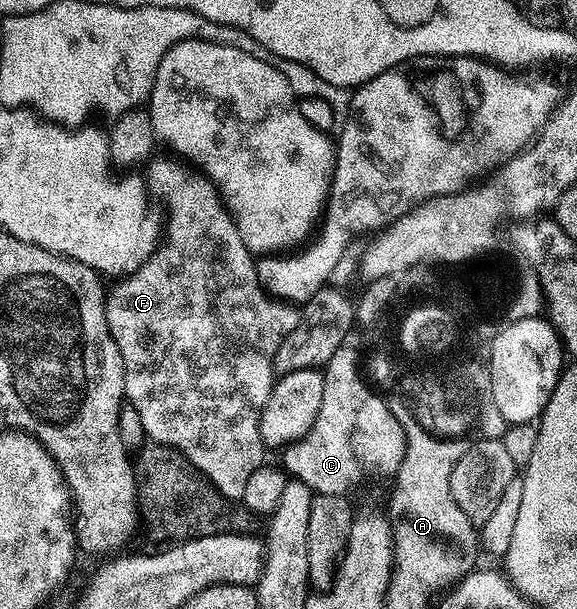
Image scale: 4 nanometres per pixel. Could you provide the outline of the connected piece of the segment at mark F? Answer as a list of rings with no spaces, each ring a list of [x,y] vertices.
[[[156,156],[150,162],[150,165],[152,165],[147,173],[145,172],[145,175],[149,180],[152,192],[154,194],[156,192],[168,204],[167,209],[171,215],[171,223],[168,227],[166,224],[165,227],[166,241],[138,272],[112,284],[115,286],[112,289],[110,286],[105,297],[109,331],[117,343],[117,351],[121,351],[121,359],[123,360],[125,401],[126,404],[137,407],[137,415],[141,415],[141,427],[145,427],[147,437],[150,440],[160,441],[163,445],[171,445],[178,449],[194,463],[196,469],[215,486],[215,490],[221,496],[239,499],[245,490],[245,483],[249,482],[249,477],[253,474],[253,471],[257,471],[265,464],[265,458],[263,458],[265,446],[261,437],[261,427],[259,426],[261,413],[265,403],[269,403],[271,388],[275,386],[277,380],[275,356],[281,347],[281,343],[289,335],[289,331],[293,331],[293,327],[297,327],[301,313],[292,304],[284,303],[269,296],[263,286],[259,284],[256,258],[245,247],[233,219],[227,214],[227,209],[223,205],[217,187],[210,179],[182,160],[172,159],[170,156],[167,156],[168,158],[158,157]]]

